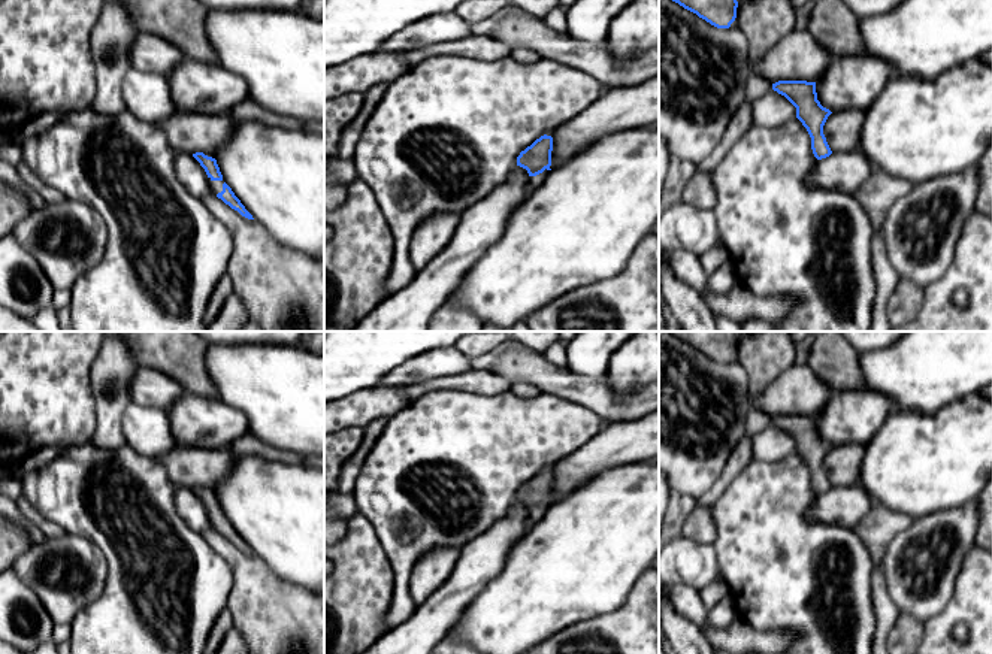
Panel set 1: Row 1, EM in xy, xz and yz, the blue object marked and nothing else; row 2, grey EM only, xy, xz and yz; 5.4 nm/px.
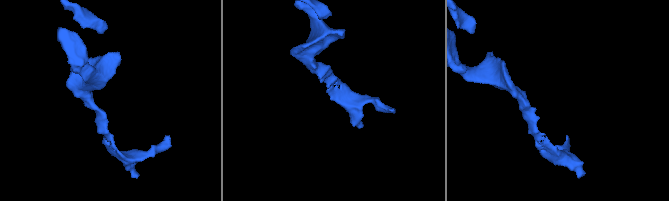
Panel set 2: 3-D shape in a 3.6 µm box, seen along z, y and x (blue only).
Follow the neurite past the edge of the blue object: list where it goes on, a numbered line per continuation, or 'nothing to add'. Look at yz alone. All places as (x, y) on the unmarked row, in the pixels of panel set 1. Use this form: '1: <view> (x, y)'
nothing to add

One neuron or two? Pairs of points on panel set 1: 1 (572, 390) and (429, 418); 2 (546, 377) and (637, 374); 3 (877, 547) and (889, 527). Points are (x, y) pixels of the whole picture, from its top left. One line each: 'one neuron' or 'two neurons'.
1: two neurons
2: two neurons
3: one neuron

